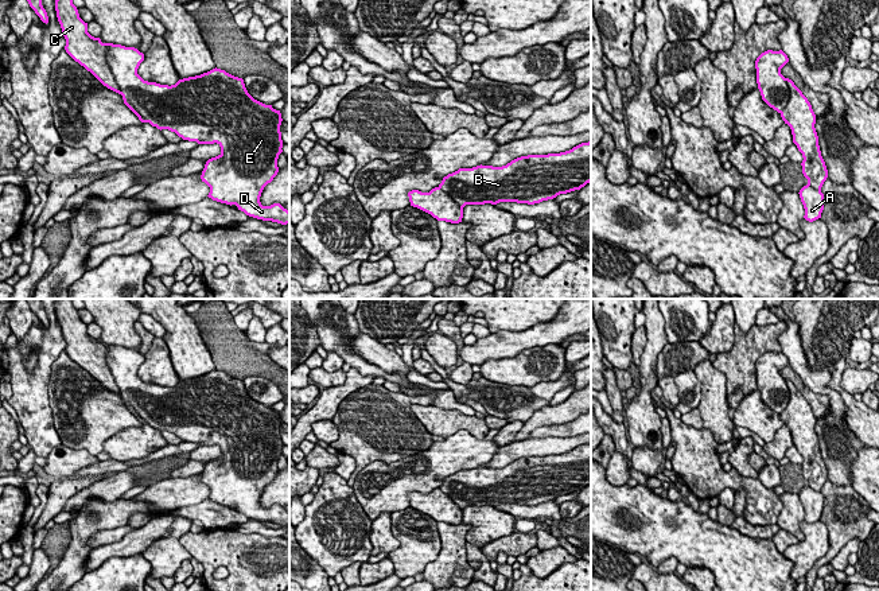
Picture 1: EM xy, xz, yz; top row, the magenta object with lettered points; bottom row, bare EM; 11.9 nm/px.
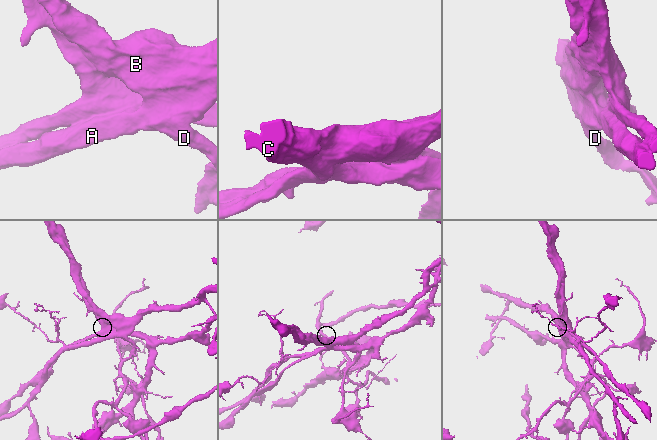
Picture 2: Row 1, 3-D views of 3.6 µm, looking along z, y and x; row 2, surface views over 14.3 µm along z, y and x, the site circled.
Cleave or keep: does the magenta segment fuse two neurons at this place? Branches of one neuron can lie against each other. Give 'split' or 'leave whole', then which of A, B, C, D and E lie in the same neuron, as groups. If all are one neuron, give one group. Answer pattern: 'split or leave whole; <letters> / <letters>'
split; A B D E / C

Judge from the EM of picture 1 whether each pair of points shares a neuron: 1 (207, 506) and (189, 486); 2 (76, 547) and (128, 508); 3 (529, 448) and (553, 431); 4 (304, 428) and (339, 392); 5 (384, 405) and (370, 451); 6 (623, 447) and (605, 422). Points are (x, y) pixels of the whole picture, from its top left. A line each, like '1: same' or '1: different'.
1: different
2: same
3: different
4: same
5: same
6: same

